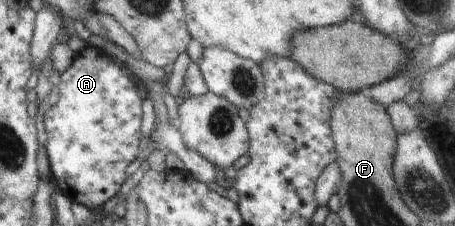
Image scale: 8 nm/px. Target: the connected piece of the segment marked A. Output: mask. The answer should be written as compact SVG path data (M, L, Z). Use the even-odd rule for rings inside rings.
M87 46L81 53L76 55L73 63L60 73L61 82L58 84L59 87L59 99L57 103L53 106L47 106L47 111L44 114L44 125L47 132L46 141L46 155L48 157L48 164L51 168L52 181L58 184L57 189L59 189L64 195L69 197L69 199L75 203L80 203L85 205L90 210L97 205L107 204L108 201L117 193L121 185L125 182L127 176L125 175L125 169L129 163L134 161L137 156L140 155L139 143L141 143L141 119L142 119L142 109L141 105L143 99L139 97L137 91L135 90L135 85L133 85L134 75L128 76L122 66L115 65L113 60L105 51L99 48Z

